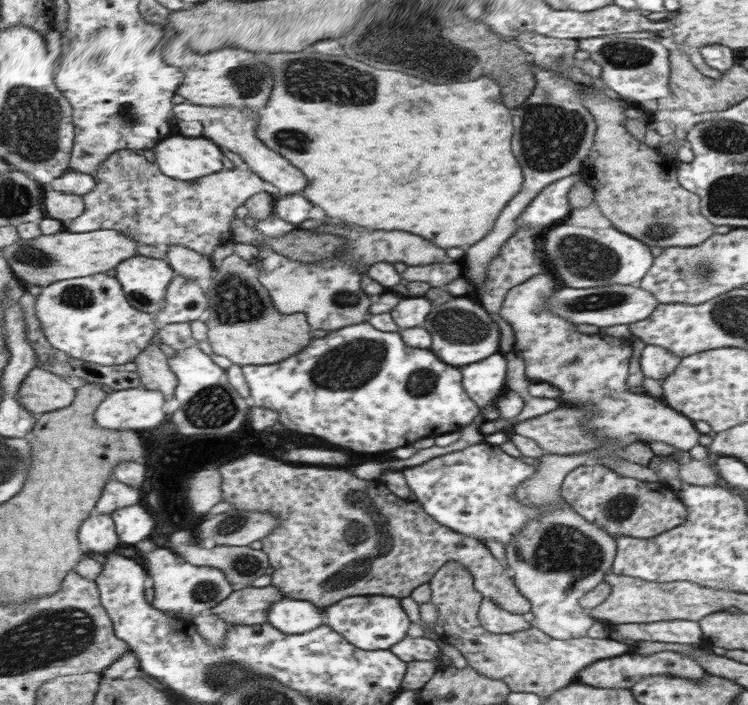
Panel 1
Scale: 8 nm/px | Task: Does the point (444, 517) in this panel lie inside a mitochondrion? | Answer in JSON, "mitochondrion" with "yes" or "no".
{"mitochondrion":"no"}

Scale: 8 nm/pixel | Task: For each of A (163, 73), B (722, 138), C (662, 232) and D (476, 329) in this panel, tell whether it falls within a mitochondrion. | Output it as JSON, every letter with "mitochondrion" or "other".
{"A":"other","B":"mitochondrion","C":"mitochondrion","D":"mitochondrion"}

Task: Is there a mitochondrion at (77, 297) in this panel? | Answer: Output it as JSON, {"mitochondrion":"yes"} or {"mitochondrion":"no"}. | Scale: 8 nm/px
{"mitochondrion":"yes"}

